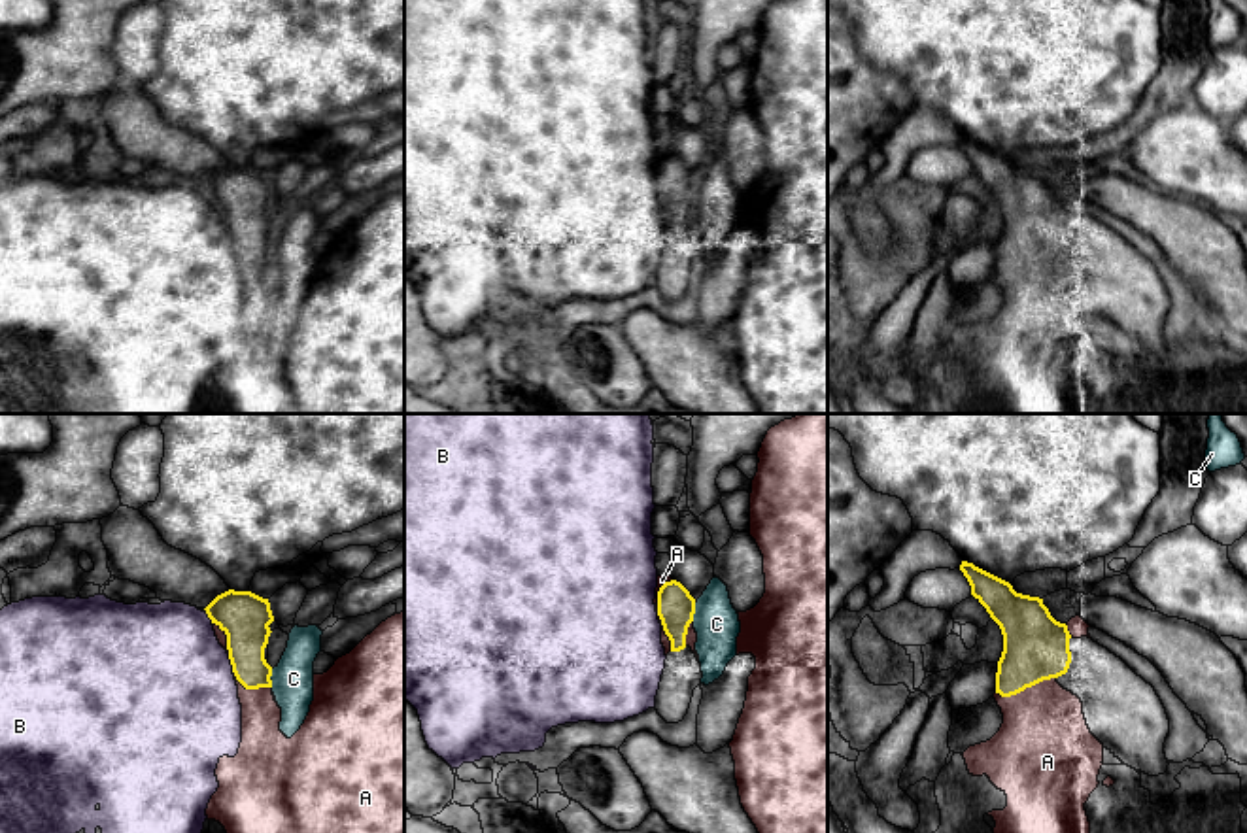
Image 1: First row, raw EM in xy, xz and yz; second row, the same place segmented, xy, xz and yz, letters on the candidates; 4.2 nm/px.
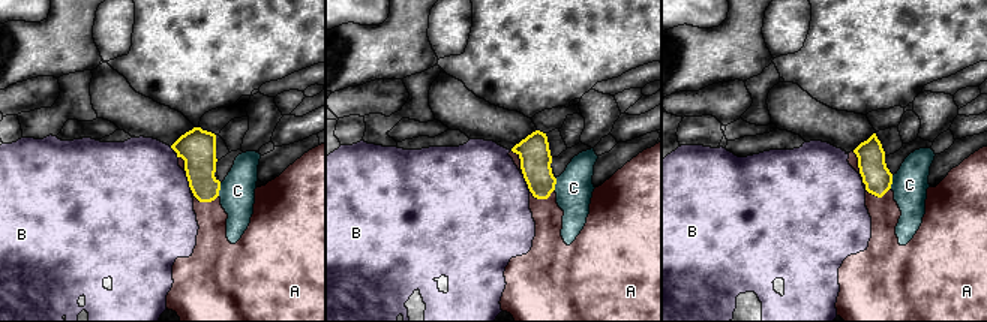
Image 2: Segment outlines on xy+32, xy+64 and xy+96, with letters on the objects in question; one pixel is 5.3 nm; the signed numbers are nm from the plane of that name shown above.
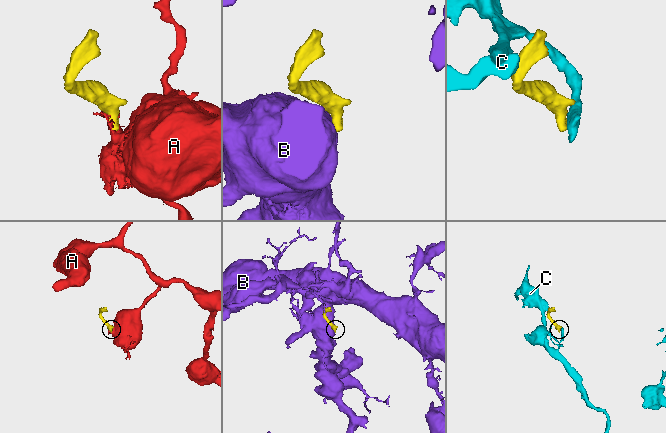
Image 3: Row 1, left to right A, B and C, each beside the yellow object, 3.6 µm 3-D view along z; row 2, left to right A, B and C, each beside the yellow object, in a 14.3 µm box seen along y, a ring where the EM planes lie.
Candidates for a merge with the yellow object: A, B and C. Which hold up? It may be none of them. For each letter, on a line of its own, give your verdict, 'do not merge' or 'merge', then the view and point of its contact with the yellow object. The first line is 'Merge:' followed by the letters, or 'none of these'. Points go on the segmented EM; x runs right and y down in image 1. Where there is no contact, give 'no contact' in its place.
Merge: none of these
A: do not merge | yz (1024, 688)
B: do not merge | xy (231, 663)
C: do not merge | xy (269, 679)

